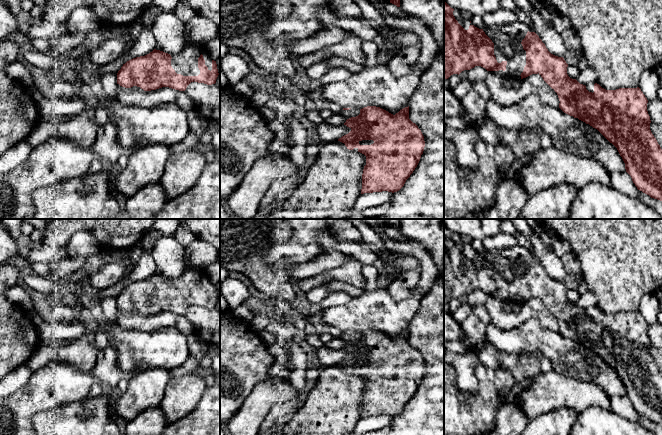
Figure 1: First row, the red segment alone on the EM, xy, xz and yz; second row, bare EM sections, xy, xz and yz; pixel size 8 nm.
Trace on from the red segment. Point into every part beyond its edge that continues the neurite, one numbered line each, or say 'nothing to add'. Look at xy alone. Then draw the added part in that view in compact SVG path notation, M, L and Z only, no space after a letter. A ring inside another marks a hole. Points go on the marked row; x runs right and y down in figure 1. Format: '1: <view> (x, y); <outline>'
1: xy (185, 62); M186 42L184 48L176 54L170 54L171 66L177 74L183 76L198 76L200 70L198 68L198 58L203 55L205 65L208 70L212 70L212 59L208 54L205 45L193 42Z

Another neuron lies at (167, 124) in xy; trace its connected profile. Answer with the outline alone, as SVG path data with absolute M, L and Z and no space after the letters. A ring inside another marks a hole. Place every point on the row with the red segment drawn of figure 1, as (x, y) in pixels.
M104 74L100 81L108 103L100 103L111 111L116 127L117 142L123 148L182 142L188 132L187 112L175 104L160 104L145 108L122 106L116 99L117 74Z

